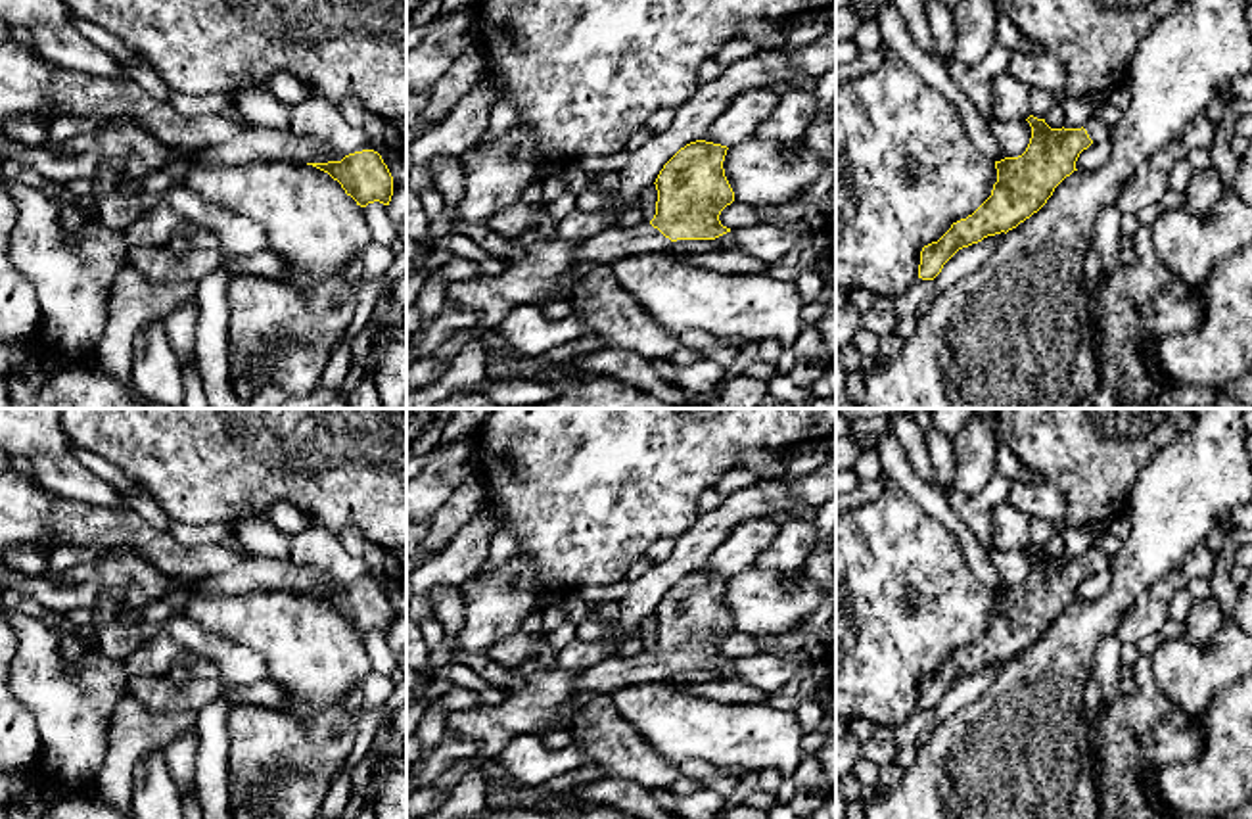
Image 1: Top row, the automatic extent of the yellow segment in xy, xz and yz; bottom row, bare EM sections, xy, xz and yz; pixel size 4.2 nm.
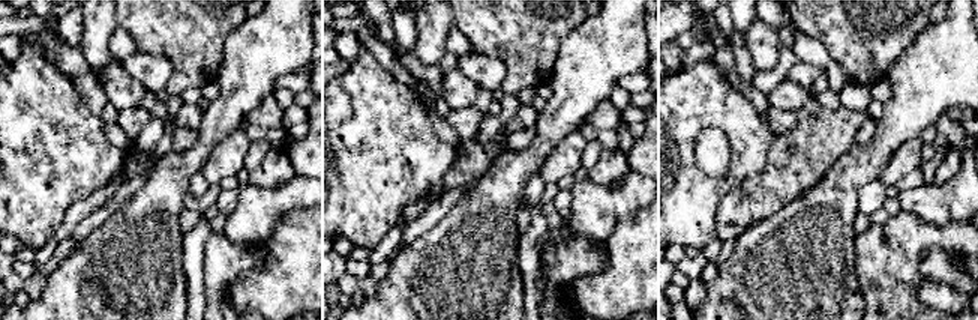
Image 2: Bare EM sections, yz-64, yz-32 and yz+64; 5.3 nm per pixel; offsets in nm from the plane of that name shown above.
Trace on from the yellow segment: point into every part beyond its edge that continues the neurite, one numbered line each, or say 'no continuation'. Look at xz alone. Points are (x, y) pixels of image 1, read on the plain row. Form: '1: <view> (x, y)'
1: xz (610, 674)

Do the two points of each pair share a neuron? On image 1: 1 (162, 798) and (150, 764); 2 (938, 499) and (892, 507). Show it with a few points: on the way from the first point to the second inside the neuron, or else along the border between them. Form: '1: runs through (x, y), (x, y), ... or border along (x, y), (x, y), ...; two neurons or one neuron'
1: runs through (154, 791), (150, 772); one neuron
2: border along (890, 478), (948, 530); two neurons

